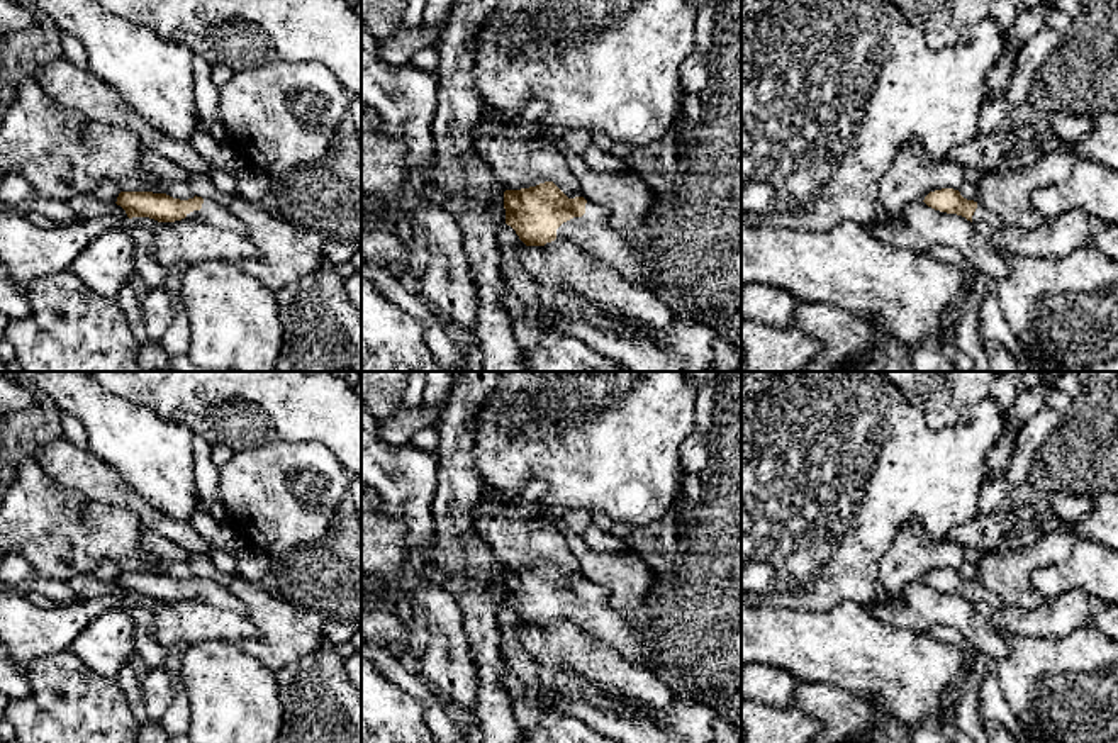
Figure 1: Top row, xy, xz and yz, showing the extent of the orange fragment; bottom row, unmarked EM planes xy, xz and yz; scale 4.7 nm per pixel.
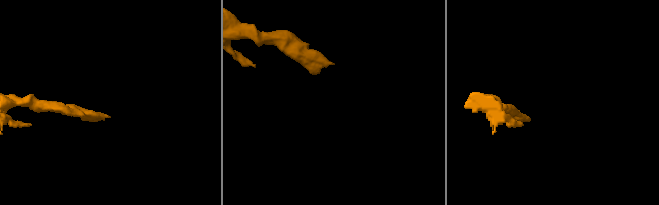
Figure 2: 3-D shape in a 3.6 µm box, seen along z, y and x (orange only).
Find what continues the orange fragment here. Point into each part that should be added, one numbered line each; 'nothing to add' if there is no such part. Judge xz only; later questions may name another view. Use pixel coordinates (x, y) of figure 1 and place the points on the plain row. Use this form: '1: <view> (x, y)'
1: xz (592, 613)

